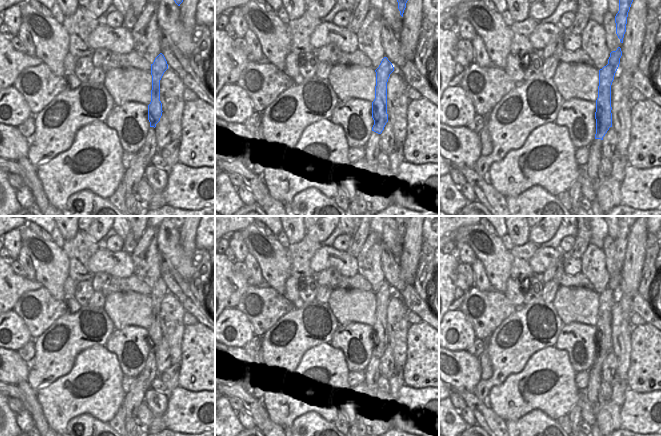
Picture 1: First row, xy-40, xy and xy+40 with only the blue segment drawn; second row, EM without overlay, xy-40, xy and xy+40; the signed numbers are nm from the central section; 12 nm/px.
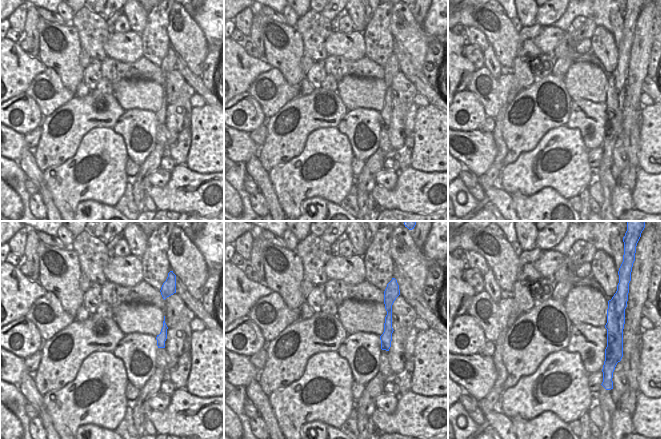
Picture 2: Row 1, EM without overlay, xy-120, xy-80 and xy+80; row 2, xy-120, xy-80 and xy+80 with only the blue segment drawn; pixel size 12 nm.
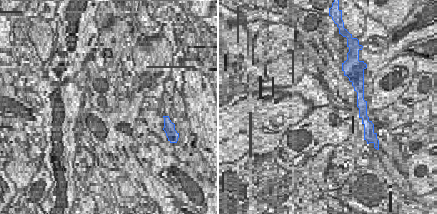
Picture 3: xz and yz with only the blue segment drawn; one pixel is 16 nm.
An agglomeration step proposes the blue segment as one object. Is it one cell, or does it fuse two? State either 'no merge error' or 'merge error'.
merge error

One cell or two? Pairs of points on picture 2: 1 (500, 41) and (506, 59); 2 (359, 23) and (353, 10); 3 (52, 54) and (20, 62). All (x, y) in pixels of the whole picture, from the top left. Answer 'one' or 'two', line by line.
1: one
2: one
3: two

